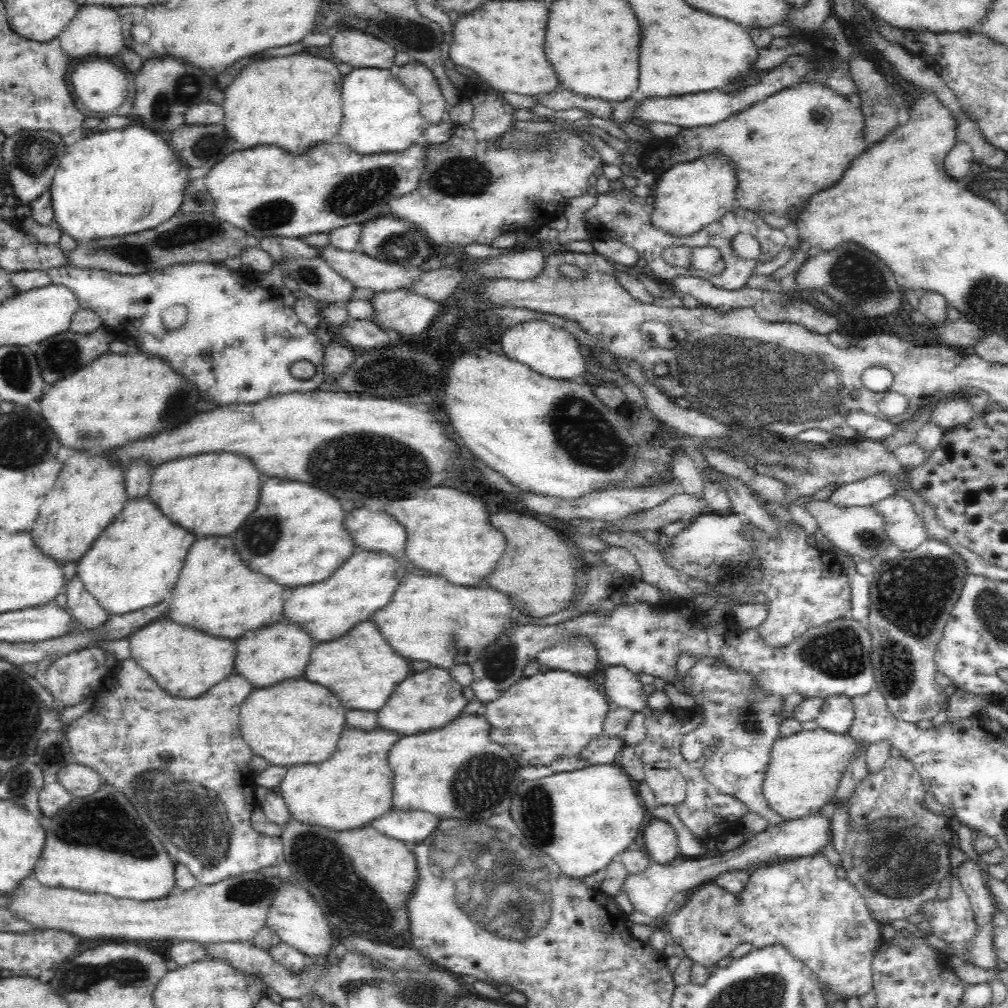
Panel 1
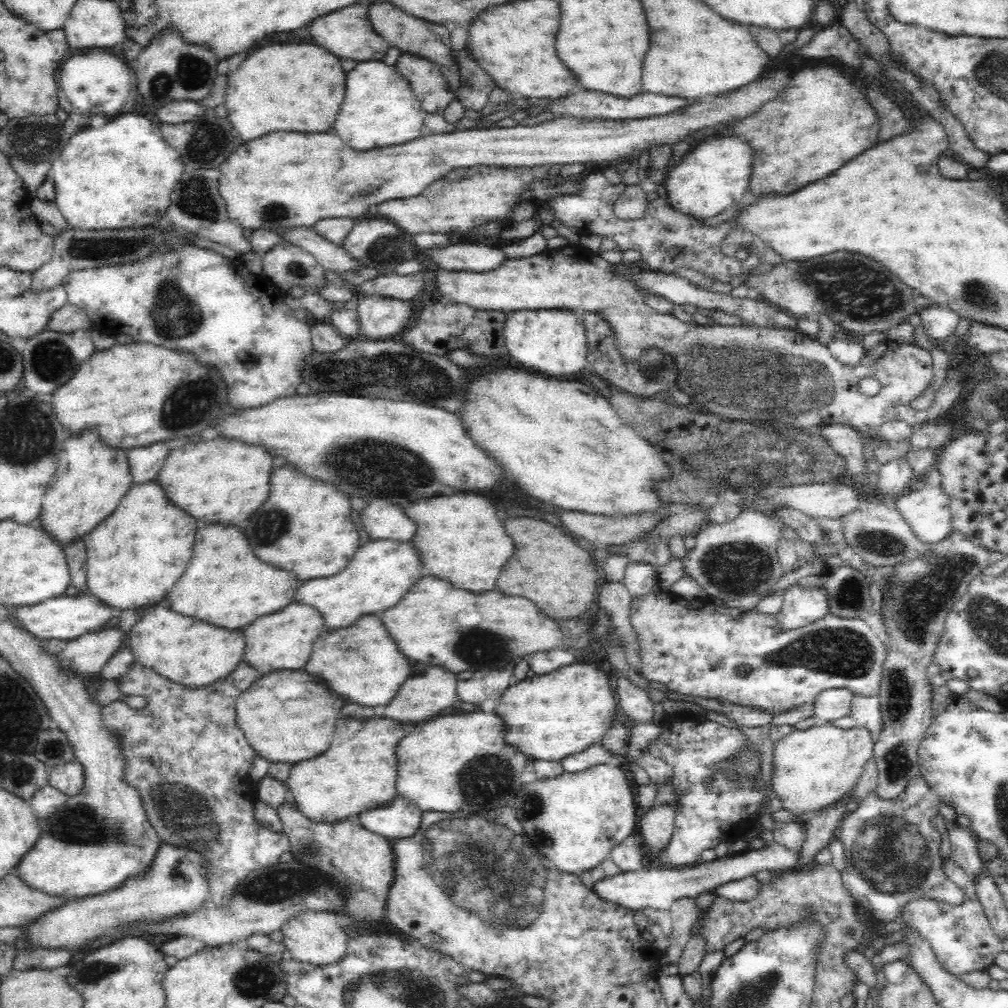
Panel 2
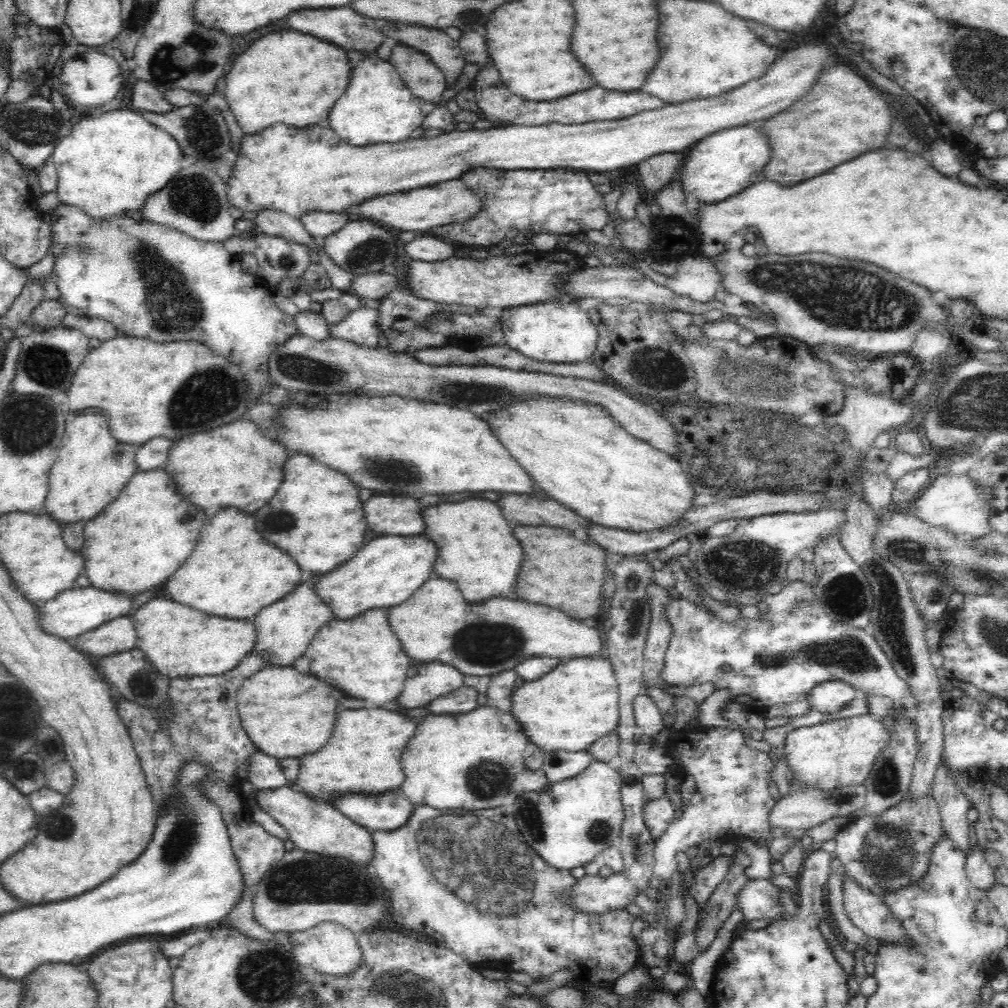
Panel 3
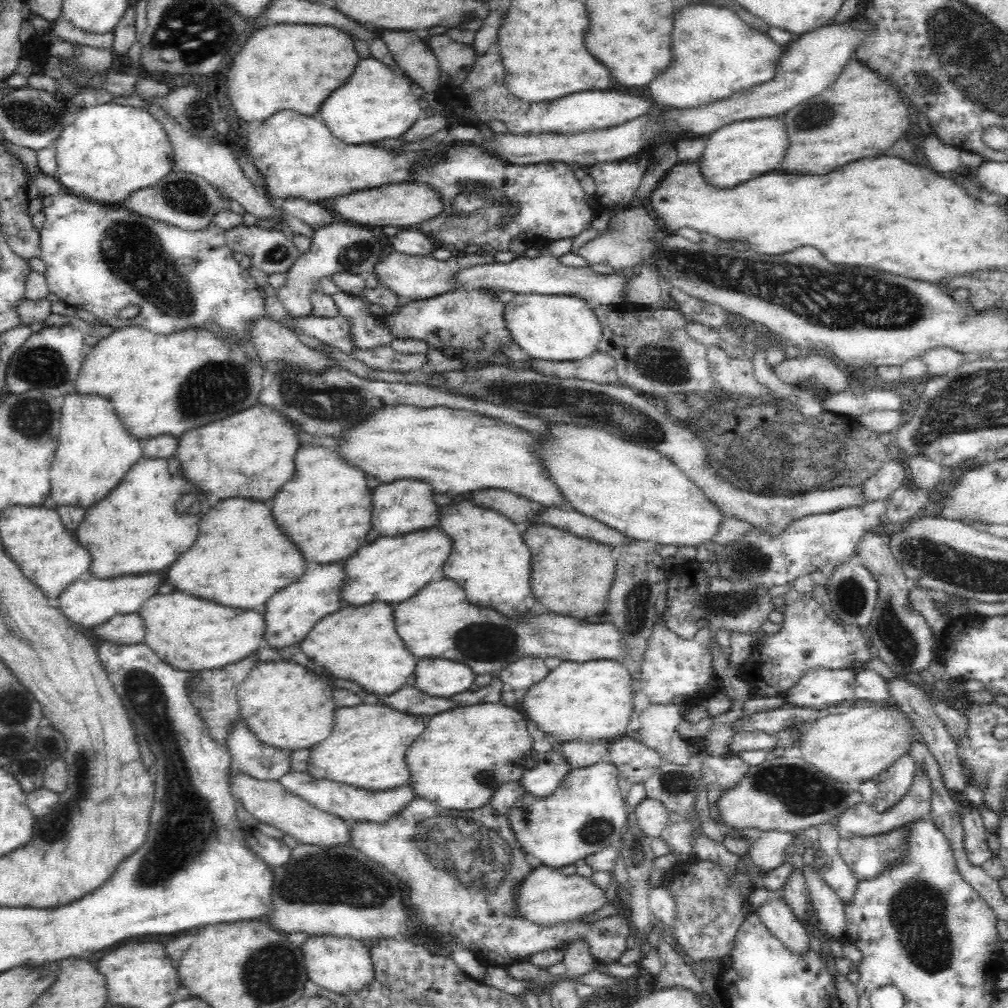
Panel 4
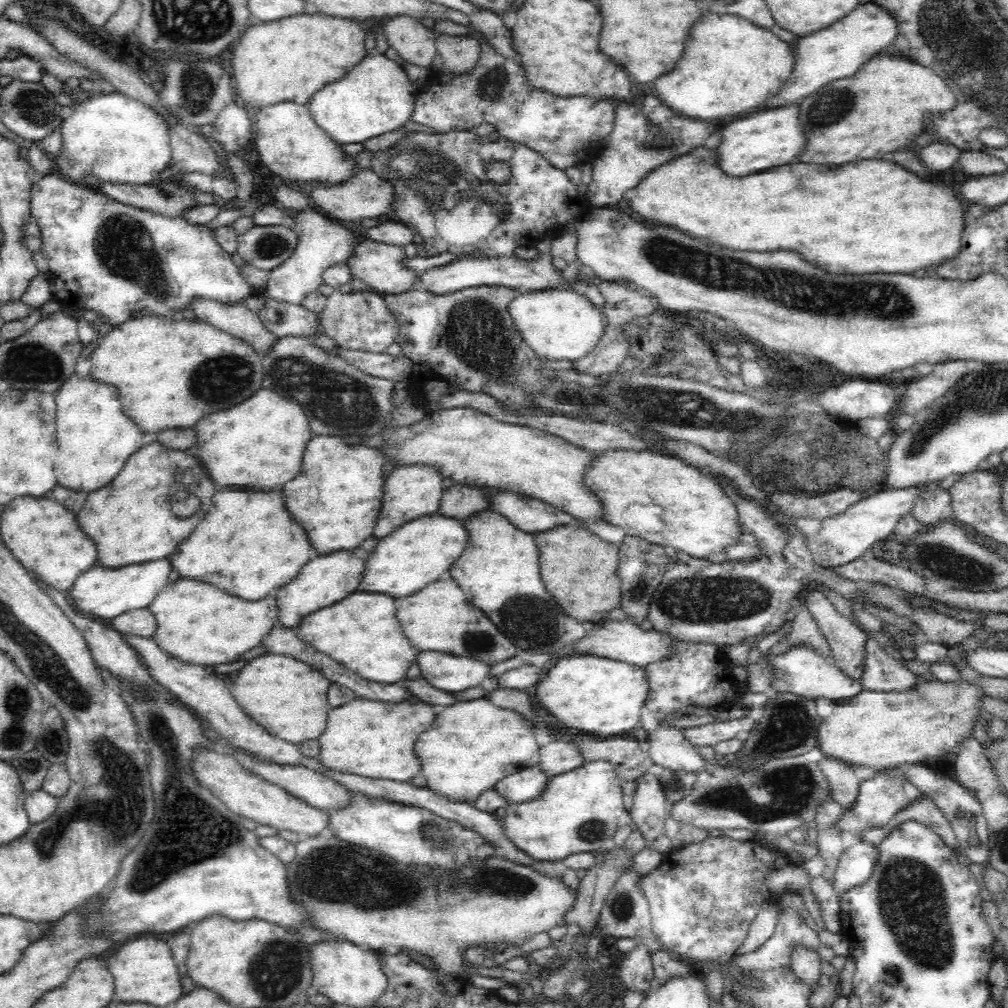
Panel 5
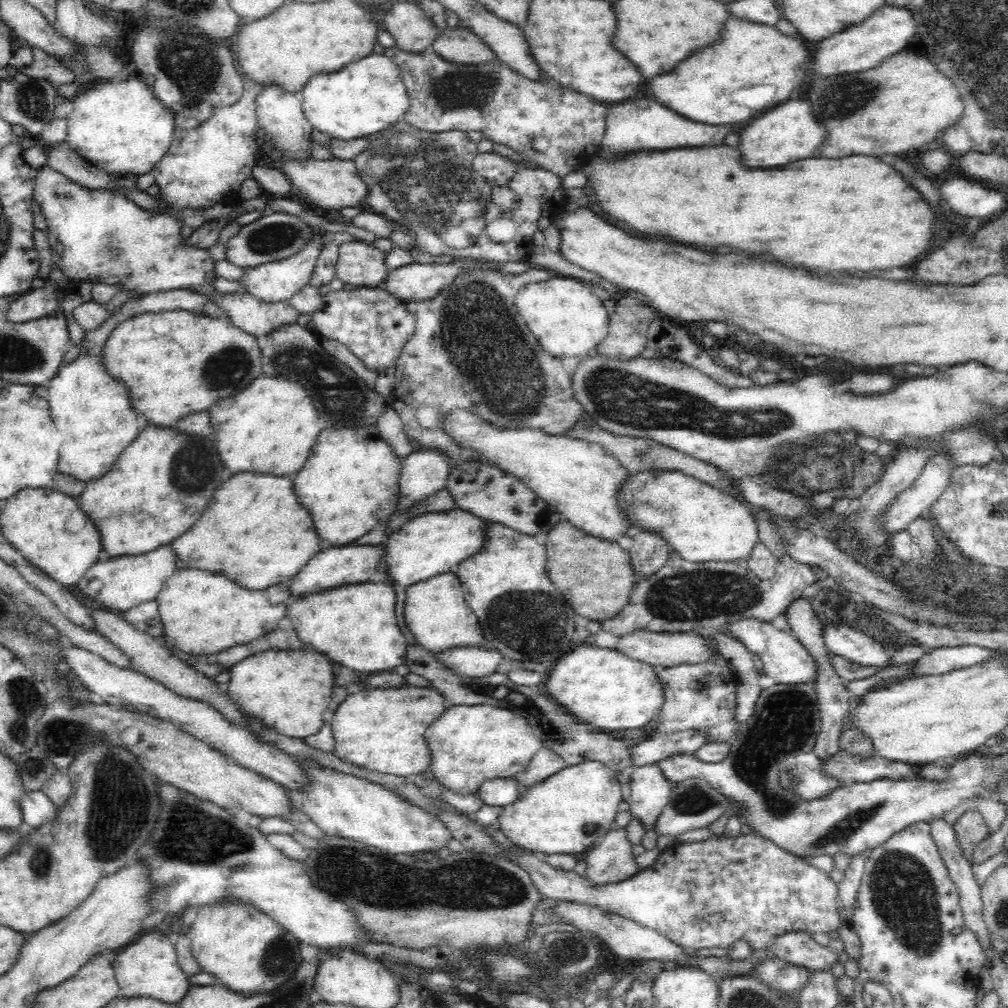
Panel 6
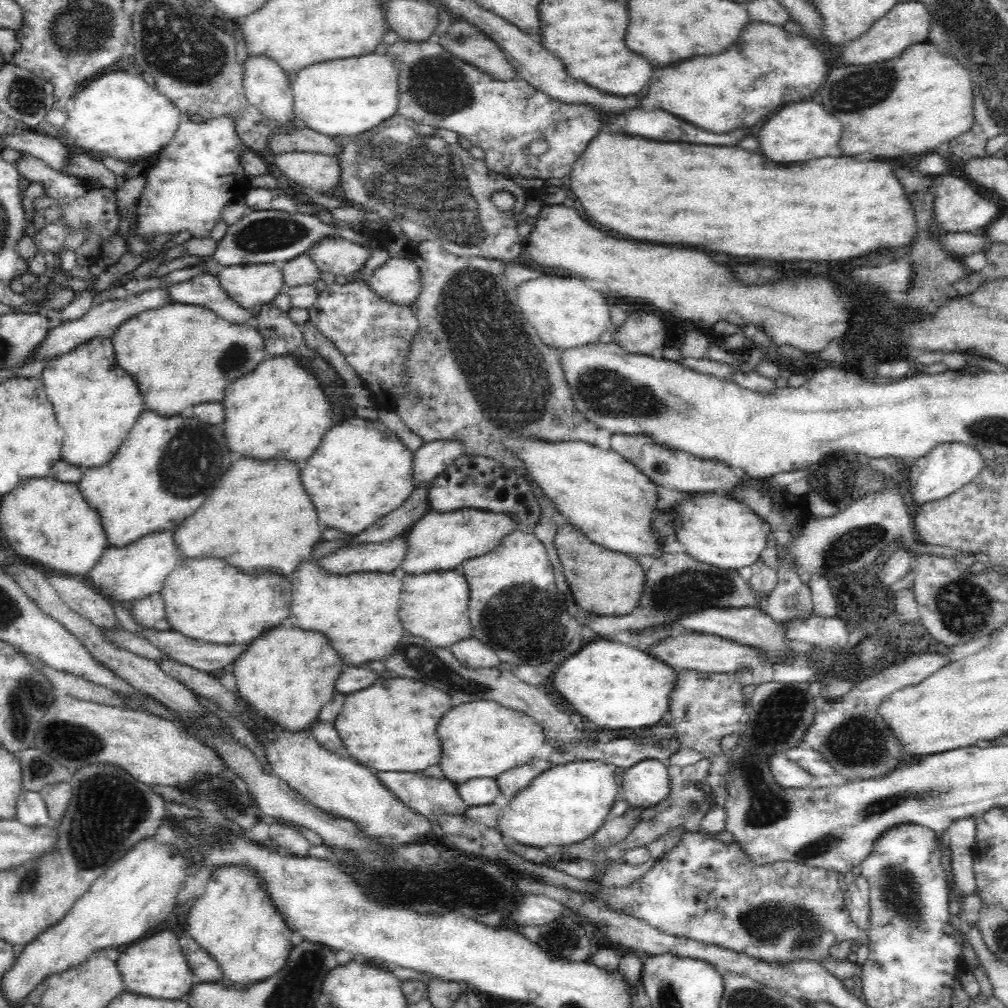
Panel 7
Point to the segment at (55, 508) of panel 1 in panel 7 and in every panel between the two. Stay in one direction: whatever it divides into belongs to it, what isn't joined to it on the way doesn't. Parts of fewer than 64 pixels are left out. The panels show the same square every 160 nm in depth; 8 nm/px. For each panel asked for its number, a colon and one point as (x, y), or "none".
2: (91, 479)
3: (92, 468)
4: (94, 452)
5: (95, 438)
6: (90, 407)
7: (96, 403)

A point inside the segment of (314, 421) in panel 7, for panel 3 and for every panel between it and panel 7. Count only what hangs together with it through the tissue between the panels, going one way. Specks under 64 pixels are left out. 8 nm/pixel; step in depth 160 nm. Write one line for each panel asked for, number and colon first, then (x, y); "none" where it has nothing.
3: (239, 466)
4: (251, 455)
5: (260, 445)
6: (271, 428)

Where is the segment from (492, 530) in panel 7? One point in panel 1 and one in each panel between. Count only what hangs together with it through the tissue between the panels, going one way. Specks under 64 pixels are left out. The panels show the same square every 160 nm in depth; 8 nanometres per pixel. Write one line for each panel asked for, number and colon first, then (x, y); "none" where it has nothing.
1: (326, 611)
2: (382, 570)
3: (387, 570)
4: (391, 568)
5: (421, 551)
6: (432, 543)

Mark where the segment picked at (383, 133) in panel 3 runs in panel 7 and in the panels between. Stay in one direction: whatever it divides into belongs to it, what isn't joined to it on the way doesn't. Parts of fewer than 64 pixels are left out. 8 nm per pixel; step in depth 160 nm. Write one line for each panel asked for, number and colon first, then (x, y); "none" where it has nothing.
4: (376, 102)
5: (376, 96)
6: (366, 96)
7: (342, 97)

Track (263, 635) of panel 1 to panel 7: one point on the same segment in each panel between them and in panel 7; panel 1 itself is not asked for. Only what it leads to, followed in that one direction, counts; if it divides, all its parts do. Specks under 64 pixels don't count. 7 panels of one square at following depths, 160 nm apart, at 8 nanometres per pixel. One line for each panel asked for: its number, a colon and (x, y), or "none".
2: (283, 641)
3: (283, 630)
4: (290, 613)
5: (326, 579)
6: (331, 568)
7: (387, 556)

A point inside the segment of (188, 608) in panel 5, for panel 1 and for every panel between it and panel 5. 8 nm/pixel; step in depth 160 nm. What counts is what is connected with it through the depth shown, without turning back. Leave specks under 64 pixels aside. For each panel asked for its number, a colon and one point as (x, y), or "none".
1: (185, 663)
2: (189, 652)
3: (179, 642)
4: (192, 635)

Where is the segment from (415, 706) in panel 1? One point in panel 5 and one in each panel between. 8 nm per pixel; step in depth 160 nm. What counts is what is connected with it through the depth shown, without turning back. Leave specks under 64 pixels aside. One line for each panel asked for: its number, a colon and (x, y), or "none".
2: (423, 697)
3: (433, 679)
4: (440, 677)
5: (448, 672)

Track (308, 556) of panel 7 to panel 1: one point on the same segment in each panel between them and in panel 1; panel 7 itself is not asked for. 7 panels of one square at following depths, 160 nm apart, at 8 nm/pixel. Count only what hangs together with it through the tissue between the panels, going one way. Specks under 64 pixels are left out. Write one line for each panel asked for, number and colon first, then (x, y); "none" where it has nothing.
1: (214, 594)
2: (224, 585)
3: (231, 573)
4: (239, 560)
5: (246, 545)
6: (253, 531)

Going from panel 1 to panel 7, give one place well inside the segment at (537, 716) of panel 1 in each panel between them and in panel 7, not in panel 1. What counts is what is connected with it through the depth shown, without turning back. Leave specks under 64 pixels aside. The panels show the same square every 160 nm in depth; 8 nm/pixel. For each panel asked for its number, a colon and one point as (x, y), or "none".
2: (546, 717)
3: (568, 708)
4: (593, 700)
5: (601, 697)
6: (600, 686)
7: (611, 685)

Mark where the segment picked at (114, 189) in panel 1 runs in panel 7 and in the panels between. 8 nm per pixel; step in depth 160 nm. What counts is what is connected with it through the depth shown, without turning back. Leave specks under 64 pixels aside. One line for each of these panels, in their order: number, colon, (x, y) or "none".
2: (121, 175)
3: (107, 167)
4: (108, 151)
5: (111, 138)
6: (120, 127)
7: (121, 115)

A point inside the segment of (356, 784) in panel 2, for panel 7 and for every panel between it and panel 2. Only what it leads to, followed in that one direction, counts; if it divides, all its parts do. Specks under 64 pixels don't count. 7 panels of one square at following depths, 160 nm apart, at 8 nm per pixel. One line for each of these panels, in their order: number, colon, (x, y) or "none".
3: (363, 756)
4: (367, 747)
5: (374, 739)
6: (380, 729)
7: (377, 724)

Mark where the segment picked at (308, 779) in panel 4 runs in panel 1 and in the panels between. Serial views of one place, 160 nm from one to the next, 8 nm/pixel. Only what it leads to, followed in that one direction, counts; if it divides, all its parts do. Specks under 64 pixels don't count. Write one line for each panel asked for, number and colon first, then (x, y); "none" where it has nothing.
1: (413, 827)
2: (400, 819)
3: (388, 812)

